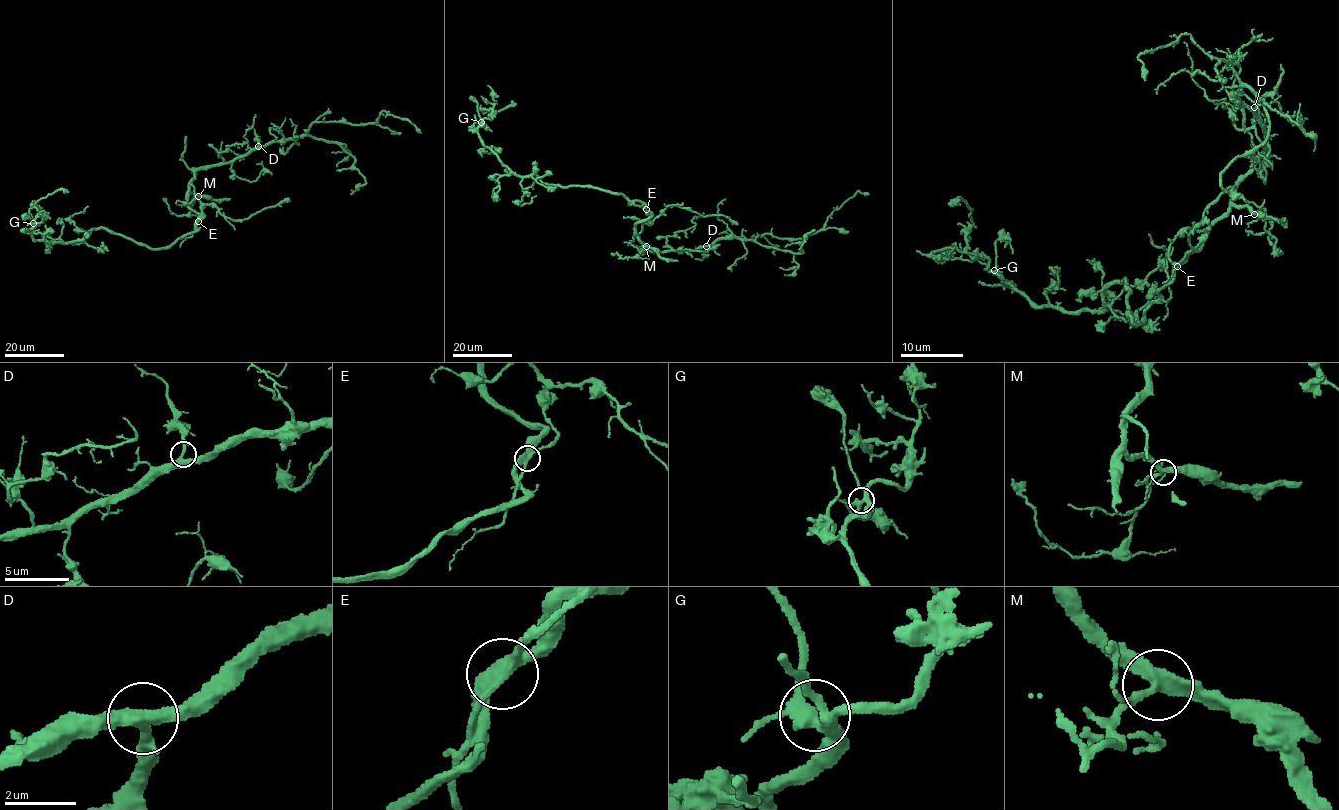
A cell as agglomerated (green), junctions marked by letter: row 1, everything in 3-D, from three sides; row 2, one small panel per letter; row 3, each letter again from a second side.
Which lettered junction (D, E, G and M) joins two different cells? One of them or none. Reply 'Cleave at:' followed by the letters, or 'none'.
Cleave at: none

